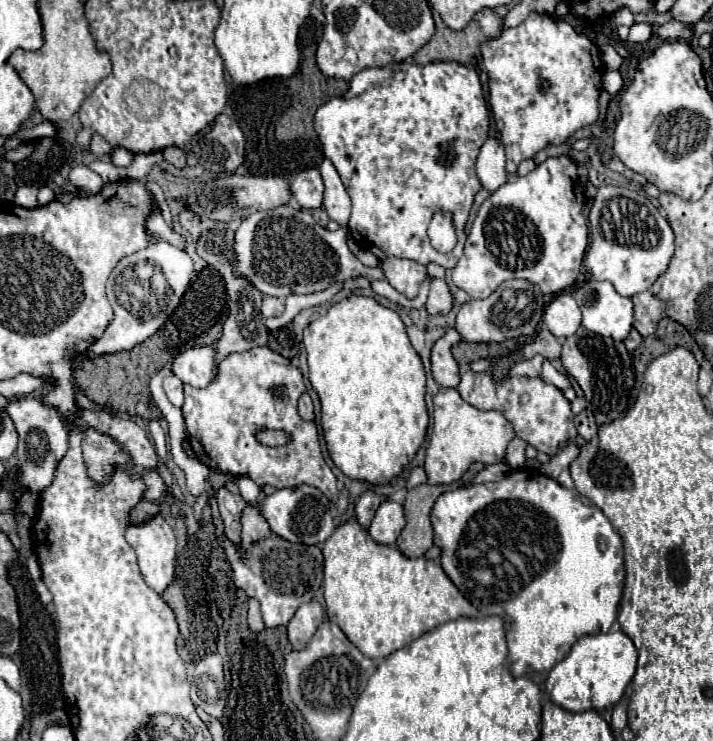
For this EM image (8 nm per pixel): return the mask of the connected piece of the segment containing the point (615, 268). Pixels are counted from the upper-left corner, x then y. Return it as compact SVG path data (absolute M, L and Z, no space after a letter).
M613 185L599 187L589 211L589 229L591 245L585 255L585 267L593 279L611 281L623 297L633 297L649 289L665 273L675 251L675 239L667 219L639 191Z

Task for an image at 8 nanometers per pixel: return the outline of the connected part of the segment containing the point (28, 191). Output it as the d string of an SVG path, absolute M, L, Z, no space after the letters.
M23 185L17 190L14 203L19 207L25 207L25 209L35 209L37 207L37 193L39 193L39 187Z

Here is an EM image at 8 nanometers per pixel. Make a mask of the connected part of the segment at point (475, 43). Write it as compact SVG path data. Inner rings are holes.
M435 17L435 35L415 53L413 59L419 65L433 61L457 61L461 65L475 65L479 61L479 45L483 41L485 35L481 33L477 19L473 19L463 31L453 31L441 21L441 17Z

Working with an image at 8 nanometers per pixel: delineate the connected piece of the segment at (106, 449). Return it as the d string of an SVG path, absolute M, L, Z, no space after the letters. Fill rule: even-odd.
M89 427L83 431L83 461L87 467L87 475L95 485L105 485L111 481L115 467L127 467L133 463L131 455L123 449L119 441L113 437Z

